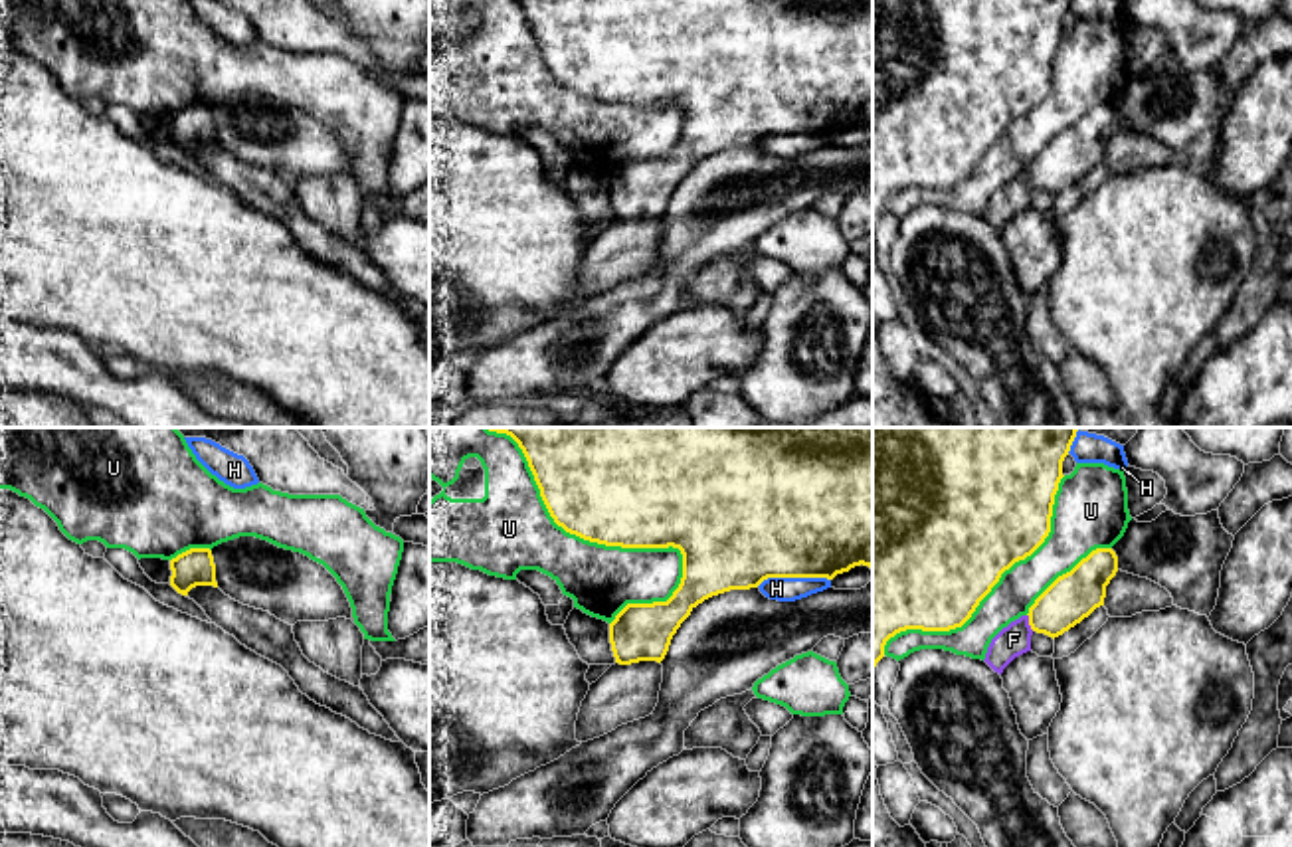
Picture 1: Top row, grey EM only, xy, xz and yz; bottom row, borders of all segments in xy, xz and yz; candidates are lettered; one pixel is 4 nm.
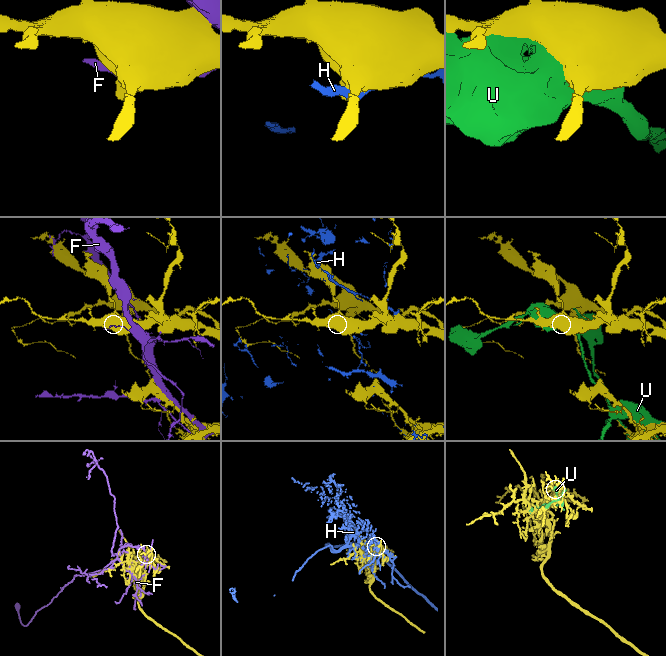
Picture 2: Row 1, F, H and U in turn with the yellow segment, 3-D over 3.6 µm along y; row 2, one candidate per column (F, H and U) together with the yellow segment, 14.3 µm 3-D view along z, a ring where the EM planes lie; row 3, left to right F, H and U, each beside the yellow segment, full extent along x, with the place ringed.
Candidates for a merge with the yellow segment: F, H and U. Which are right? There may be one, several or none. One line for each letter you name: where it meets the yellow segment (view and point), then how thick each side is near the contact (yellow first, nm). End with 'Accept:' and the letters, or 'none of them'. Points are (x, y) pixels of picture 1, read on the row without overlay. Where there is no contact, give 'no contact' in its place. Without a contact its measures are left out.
Accept: none of them

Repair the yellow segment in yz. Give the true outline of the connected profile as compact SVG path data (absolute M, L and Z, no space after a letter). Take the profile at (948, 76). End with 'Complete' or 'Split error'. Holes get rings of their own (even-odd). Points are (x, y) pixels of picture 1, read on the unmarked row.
M873 0L873 230L890 194L906 186L950 188L962 184L979 158L1015 119L1031 113L1051 89L1062 18L1072 0Z. Complete

